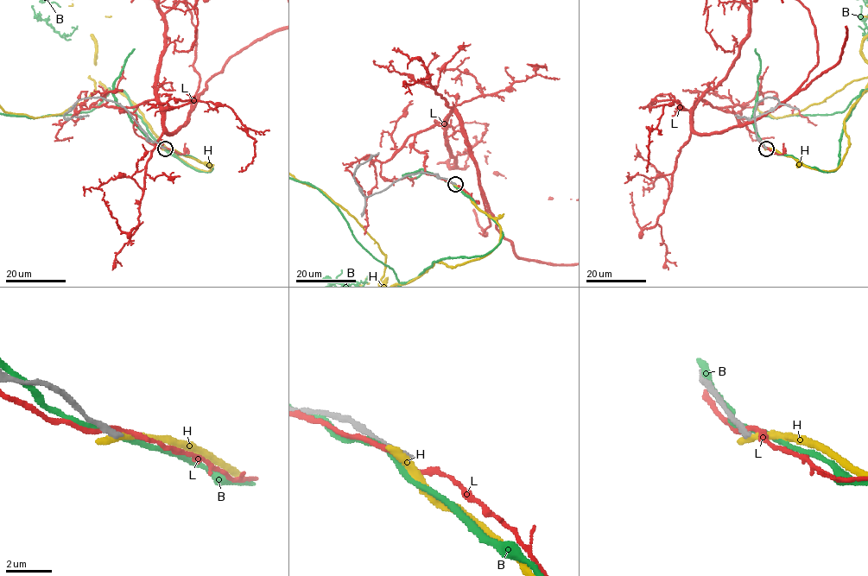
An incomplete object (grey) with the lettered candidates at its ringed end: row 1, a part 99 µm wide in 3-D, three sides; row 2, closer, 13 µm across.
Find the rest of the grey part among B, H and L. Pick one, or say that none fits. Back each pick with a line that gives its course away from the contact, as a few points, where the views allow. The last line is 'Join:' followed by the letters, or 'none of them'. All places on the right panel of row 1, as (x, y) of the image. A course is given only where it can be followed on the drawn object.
Join: none of them

